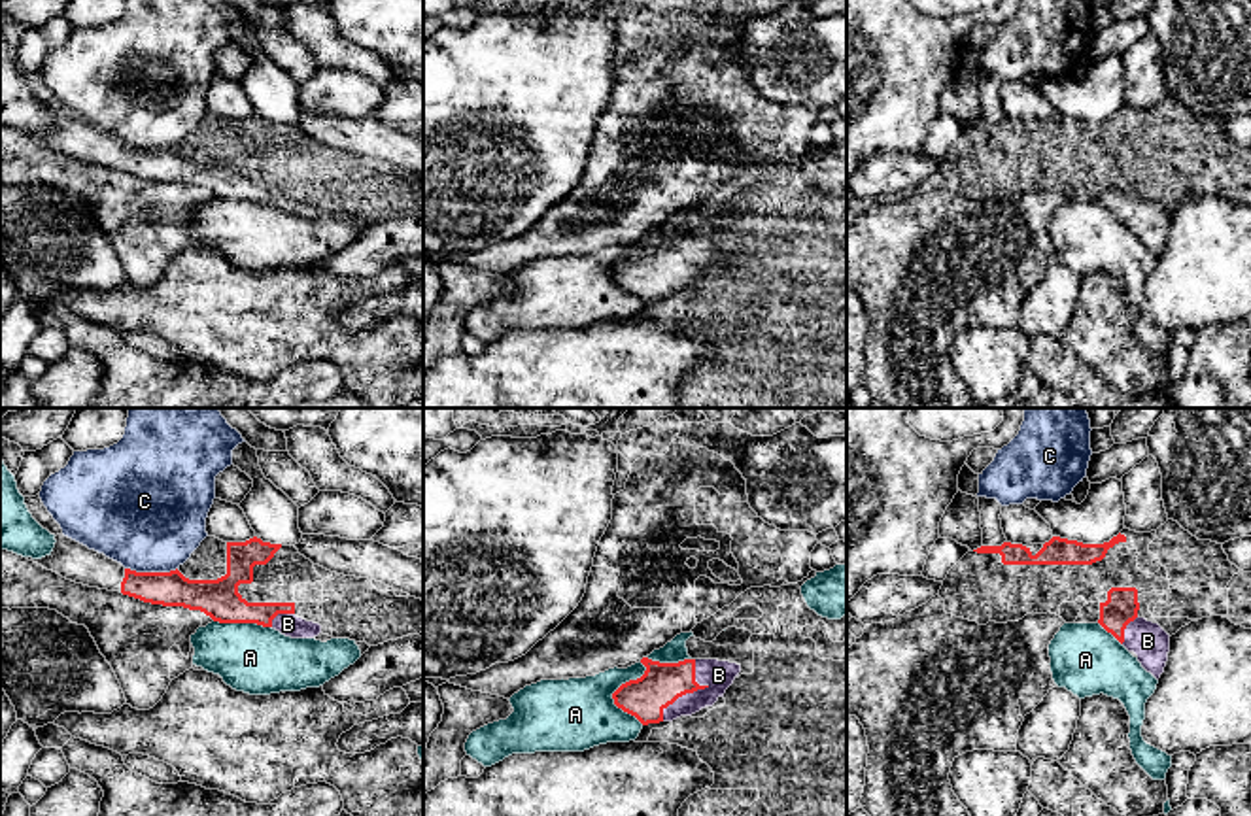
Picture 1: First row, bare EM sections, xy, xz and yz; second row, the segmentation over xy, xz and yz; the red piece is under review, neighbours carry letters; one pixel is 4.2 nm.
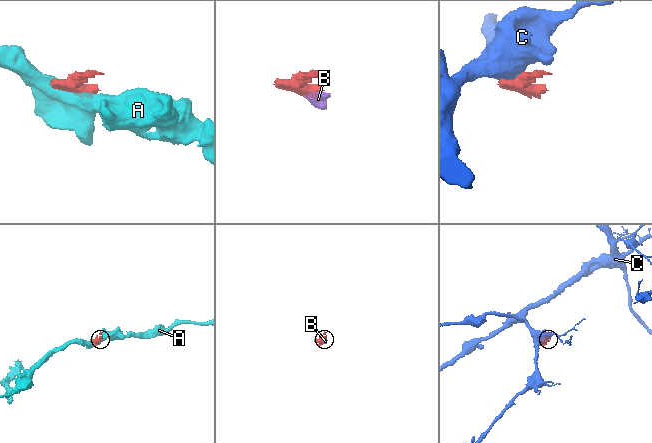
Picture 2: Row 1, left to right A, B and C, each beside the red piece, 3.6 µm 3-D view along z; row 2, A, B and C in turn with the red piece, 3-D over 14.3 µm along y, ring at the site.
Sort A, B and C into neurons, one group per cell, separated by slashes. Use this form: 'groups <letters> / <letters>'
groups A / B / C

